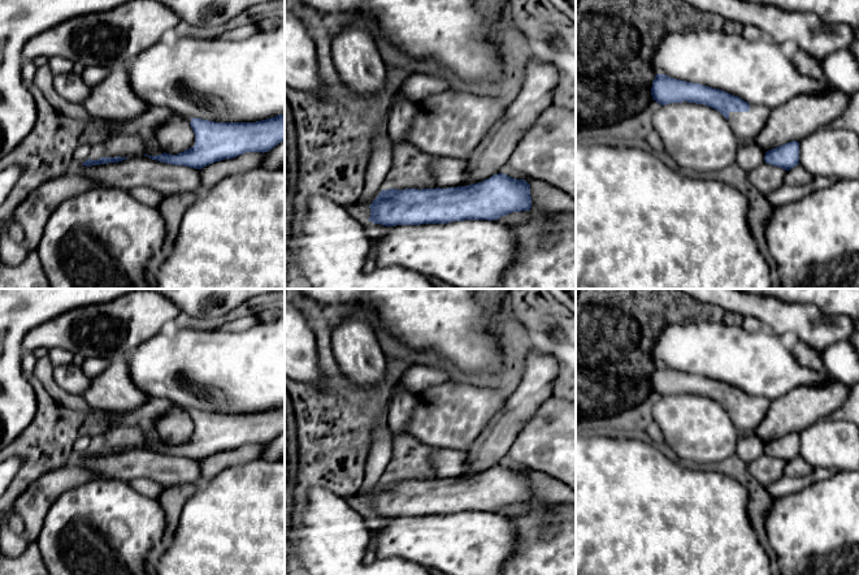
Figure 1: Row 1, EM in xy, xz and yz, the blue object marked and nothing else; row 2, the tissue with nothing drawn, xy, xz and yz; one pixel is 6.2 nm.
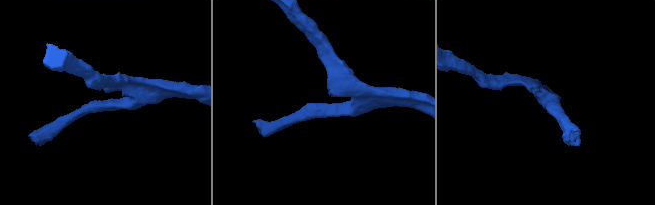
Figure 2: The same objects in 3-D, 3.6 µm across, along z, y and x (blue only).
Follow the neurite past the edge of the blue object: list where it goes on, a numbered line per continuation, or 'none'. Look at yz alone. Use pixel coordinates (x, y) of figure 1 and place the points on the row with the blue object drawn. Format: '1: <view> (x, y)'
1: yz (746, 125)

